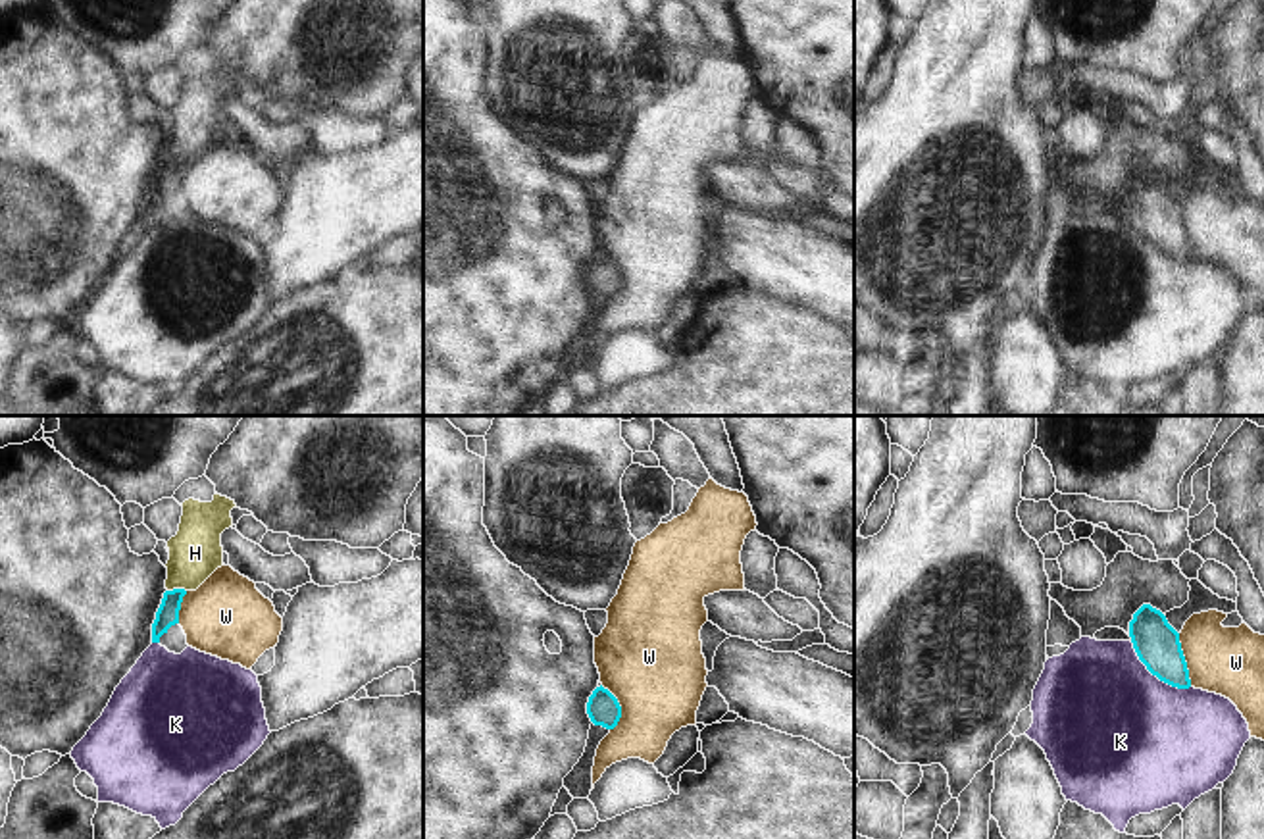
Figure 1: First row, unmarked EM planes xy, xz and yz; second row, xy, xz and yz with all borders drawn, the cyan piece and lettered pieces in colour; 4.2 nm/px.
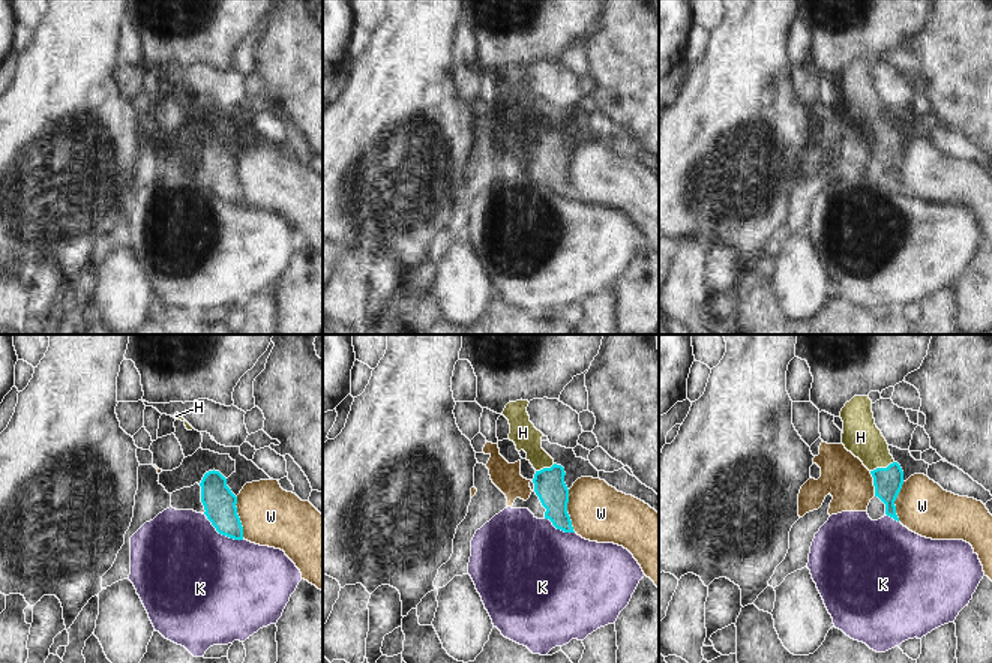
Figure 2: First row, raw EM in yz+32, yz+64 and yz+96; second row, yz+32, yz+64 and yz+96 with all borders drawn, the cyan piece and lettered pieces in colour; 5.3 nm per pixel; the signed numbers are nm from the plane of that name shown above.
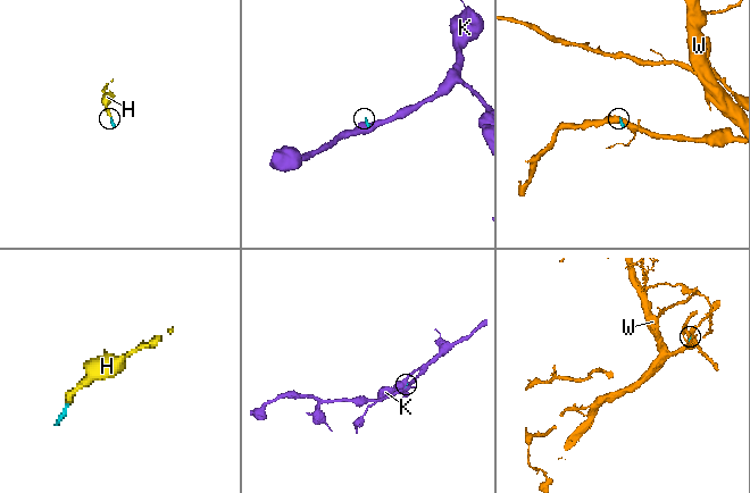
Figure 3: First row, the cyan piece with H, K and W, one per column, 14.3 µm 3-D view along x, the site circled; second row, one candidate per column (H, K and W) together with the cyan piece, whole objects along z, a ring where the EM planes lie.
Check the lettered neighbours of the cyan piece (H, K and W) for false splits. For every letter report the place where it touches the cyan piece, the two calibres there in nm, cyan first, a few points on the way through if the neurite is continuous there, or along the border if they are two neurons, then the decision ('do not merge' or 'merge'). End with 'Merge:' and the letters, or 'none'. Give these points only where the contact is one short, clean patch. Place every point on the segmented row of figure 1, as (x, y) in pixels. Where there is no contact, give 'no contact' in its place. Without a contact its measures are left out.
H: xy (176, 589) | 100/220 nm | across xy (168, 614), (176, 589), (195, 553) | merge
K: yz (1155, 674) | 190/480 nm | do not merge
W: yz (1184, 661) | 190/280 nm | do not merge
Merge: H

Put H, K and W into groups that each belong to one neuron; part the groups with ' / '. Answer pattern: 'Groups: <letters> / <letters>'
Groups: H / K / W.

